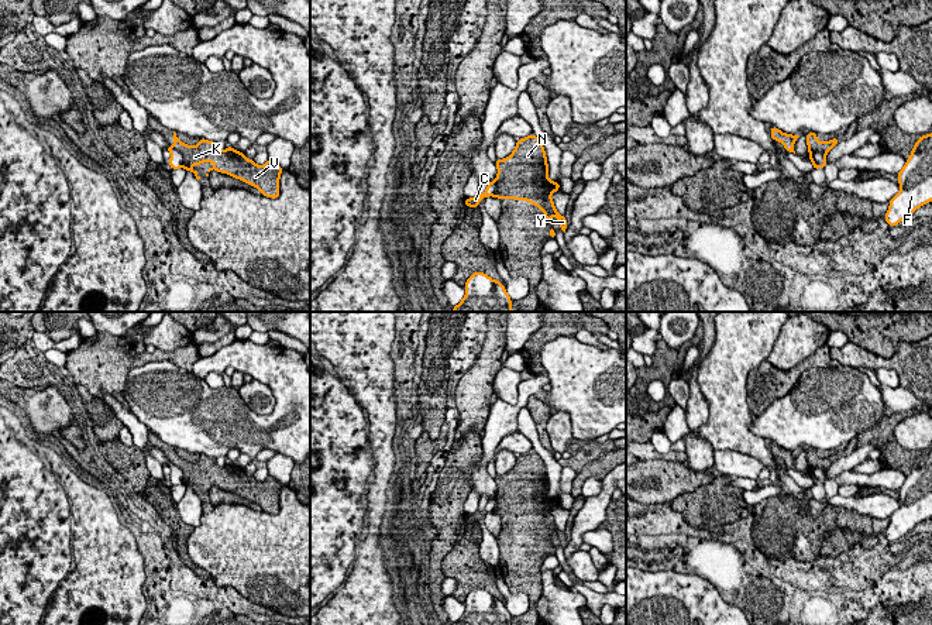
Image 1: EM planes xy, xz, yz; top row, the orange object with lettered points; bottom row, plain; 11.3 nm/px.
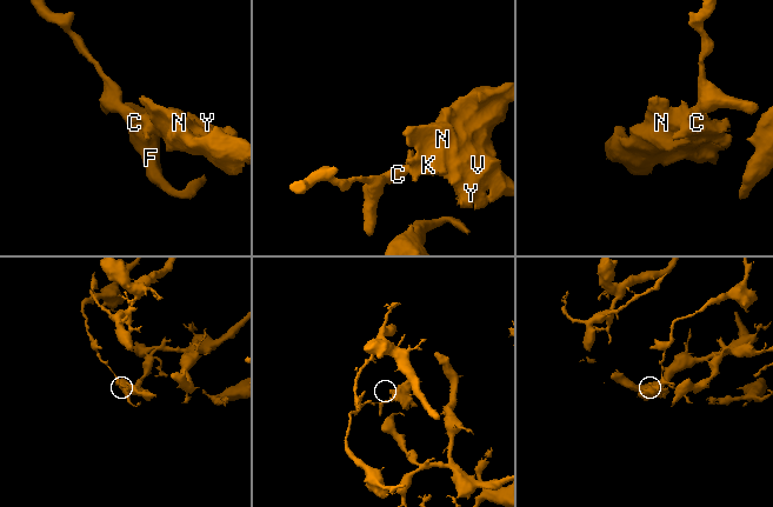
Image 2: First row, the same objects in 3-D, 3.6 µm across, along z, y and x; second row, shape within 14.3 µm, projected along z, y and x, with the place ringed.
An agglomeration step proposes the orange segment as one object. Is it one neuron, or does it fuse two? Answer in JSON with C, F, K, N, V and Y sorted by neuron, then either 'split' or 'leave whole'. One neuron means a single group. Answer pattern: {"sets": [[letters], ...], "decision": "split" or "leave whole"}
{"sets": [["C", "F"], ["K", "N", "V", "Y"]], "decision": "split"}

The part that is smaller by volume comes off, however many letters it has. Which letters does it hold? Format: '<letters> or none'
K, N, V, Y

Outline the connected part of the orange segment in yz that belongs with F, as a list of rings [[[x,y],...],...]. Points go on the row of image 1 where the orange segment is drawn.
[[[932,133],[919,137],[897,175],[900,192],[890,200],[884,216],[890,226],[897,226],[918,207],[932,202]]]

